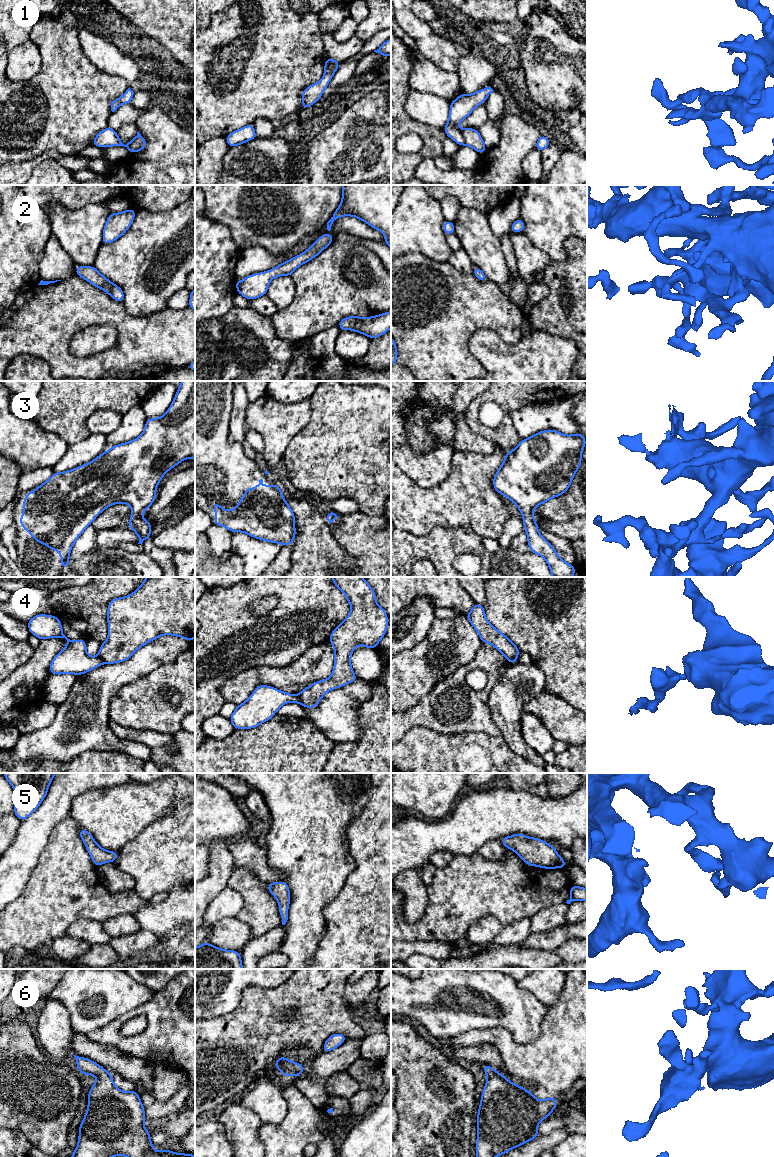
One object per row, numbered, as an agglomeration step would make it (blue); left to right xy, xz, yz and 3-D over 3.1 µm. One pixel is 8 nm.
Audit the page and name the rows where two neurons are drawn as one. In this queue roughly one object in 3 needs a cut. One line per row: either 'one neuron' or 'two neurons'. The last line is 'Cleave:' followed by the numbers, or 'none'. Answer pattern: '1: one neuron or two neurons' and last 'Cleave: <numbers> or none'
1: one neuron
2: one neuron
3: one neuron
4: two neurons
5: one neuron
6: one neuron
Cleave: 4

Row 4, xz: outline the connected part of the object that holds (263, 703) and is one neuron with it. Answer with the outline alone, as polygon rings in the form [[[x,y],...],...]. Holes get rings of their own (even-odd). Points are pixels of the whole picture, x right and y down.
[[[258,685],[244,703],[236,706],[229,719],[235,729],[252,729],[271,719],[288,702],[299,703],[299,699],[274,687]]]

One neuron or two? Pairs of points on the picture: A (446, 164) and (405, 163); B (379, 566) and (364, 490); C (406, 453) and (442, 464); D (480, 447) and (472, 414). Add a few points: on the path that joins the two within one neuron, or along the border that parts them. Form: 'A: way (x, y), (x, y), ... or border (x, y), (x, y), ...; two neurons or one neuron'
A: border (445, 138), (442, 144), (442, 152), (433, 159); two neurons
B: border (359, 511), (368, 515), (380, 516); two neurons
C: way (415, 462), (417, 464), (433, 464); one neuron
D: border (464, 416), (464, 422), (472, 432), (494, 444); two neurons

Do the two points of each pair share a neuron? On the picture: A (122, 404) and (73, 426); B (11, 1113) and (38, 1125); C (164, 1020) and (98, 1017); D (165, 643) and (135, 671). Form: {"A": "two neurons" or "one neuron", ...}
{"A": "one neuron", "B": "one neuron", "C": "two neurons", "D": "one neuron"}

